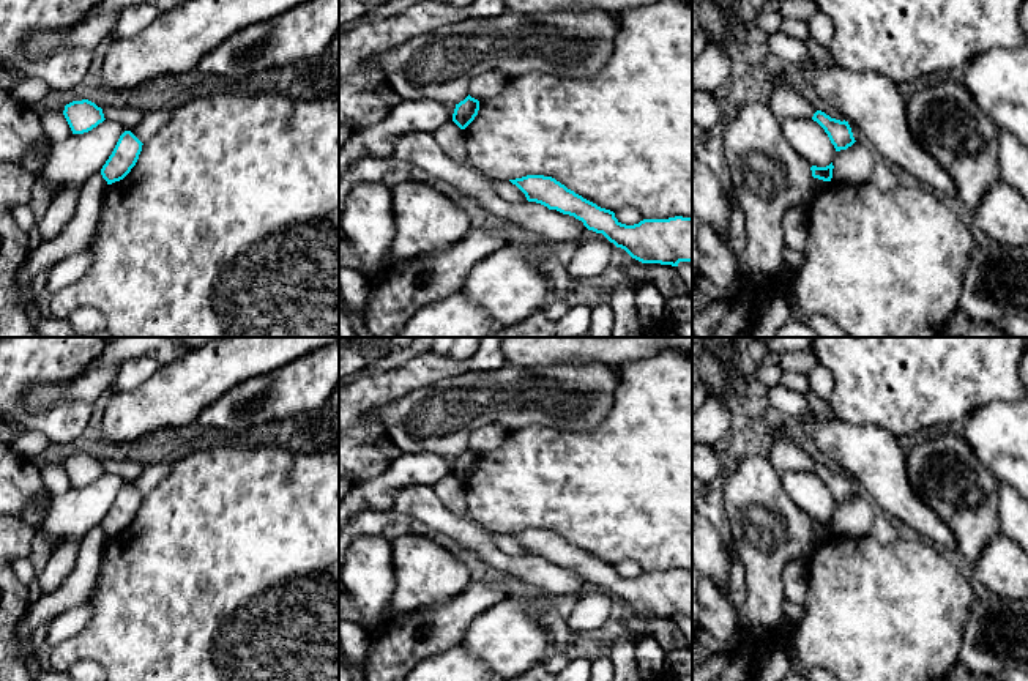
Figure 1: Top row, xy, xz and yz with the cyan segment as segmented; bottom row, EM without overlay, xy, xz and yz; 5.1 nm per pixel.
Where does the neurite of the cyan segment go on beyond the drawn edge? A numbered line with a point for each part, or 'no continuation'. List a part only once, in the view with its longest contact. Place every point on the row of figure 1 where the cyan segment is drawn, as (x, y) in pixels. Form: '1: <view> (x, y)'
no continuation

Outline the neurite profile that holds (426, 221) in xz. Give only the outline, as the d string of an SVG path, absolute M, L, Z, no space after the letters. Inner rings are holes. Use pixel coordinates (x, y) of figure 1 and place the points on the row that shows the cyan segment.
M402 181L391 189L396 238L385 268L394 268L427 252L438 252L464 238L470 227L467 210L419 181Z

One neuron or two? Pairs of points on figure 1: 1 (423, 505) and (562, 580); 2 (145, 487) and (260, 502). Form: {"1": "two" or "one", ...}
{"1": "one", "2": "two"}

